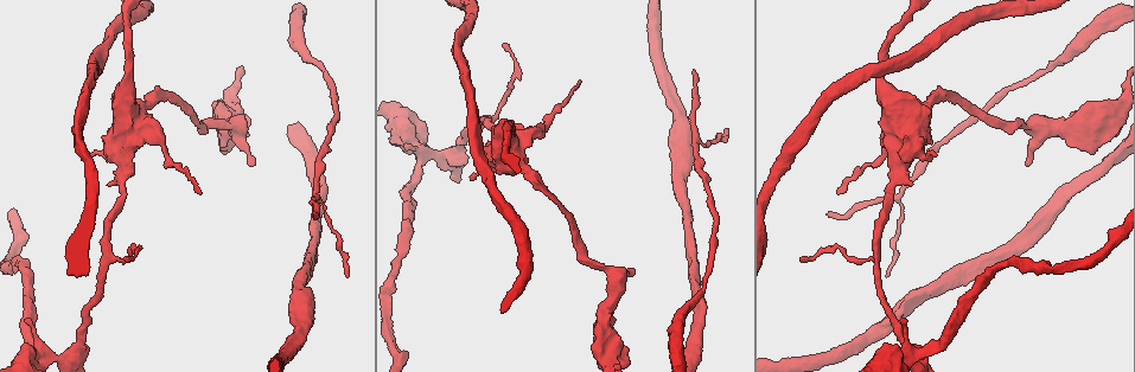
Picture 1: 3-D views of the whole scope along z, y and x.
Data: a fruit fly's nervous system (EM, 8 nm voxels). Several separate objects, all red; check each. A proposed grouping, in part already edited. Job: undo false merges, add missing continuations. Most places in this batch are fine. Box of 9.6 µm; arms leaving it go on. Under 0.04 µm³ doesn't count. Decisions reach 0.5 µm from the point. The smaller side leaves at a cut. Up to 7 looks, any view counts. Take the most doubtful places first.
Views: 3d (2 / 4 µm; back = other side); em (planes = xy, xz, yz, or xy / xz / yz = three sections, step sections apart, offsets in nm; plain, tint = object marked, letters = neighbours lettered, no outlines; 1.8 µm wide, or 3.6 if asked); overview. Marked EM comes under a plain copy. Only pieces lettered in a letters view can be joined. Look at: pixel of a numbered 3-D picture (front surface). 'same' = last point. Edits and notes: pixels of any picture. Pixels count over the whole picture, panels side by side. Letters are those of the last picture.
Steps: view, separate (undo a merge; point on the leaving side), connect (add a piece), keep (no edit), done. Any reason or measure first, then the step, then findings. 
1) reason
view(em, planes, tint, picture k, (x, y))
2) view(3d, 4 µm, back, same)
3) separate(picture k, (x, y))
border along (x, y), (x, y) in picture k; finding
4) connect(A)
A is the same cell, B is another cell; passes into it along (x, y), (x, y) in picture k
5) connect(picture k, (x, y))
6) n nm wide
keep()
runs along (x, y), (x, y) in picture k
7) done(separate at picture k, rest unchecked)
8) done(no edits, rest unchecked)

arms part here
view(em, planes, letters, picture 1, (49, 357))

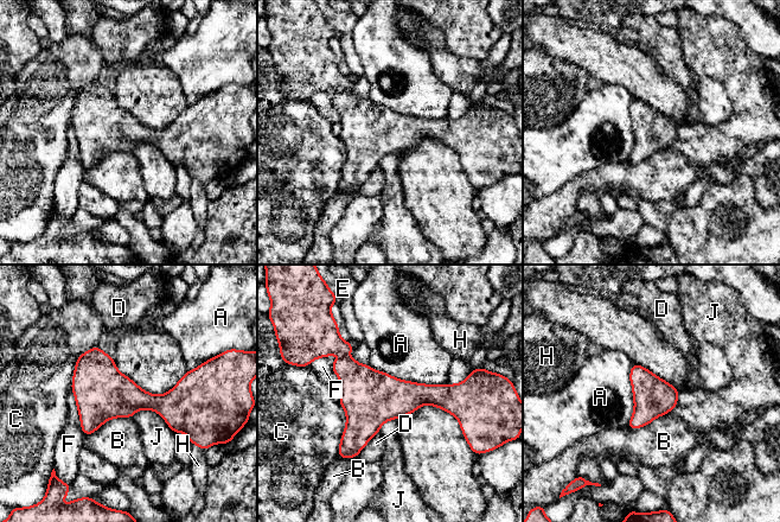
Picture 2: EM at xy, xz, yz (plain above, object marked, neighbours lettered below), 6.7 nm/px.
keep()
A, B, C, D, E, F, H and J are other cells; all the same cell

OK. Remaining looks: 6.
tapers out
view(3d, 4 µm, picture 1, (827, 213))

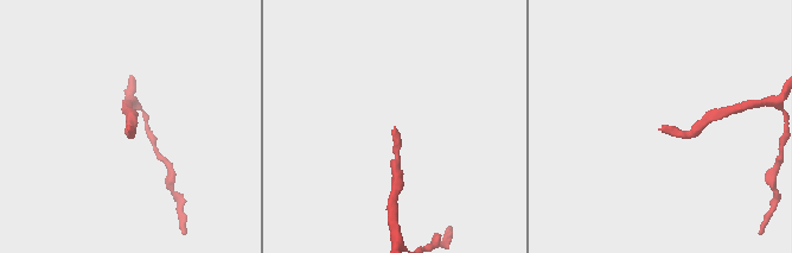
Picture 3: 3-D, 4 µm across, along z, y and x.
shape alone is not enough
view(em, planes, letters, picture 3, (661, 129))

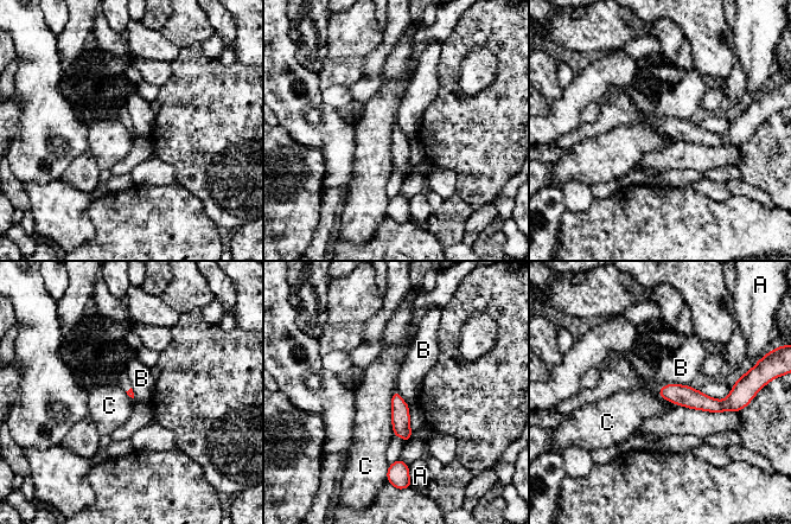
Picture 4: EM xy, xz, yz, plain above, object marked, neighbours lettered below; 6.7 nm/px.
keep()
A, B and C are other cells; no lettered piece goes on from it

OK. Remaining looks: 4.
branch stops here
view(3d, 4 µm, back, picture 1, (346, 276))

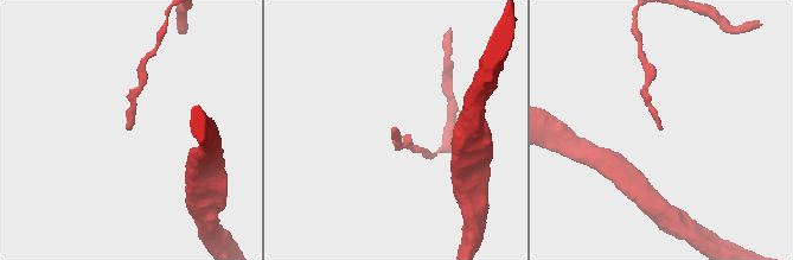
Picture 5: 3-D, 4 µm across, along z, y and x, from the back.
view(em, planes, letters, picture 5, (126, 127))

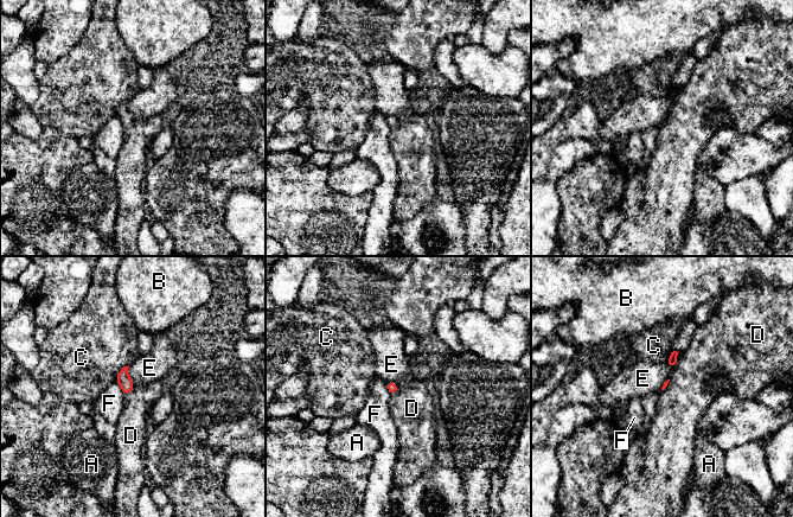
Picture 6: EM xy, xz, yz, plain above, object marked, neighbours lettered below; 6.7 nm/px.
keep()
A, B, C, D, E and F are other cells; border along (134, 385), (125, 396) in picture 6; none of them fits

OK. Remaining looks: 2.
done(no edits, rest unchecked)

